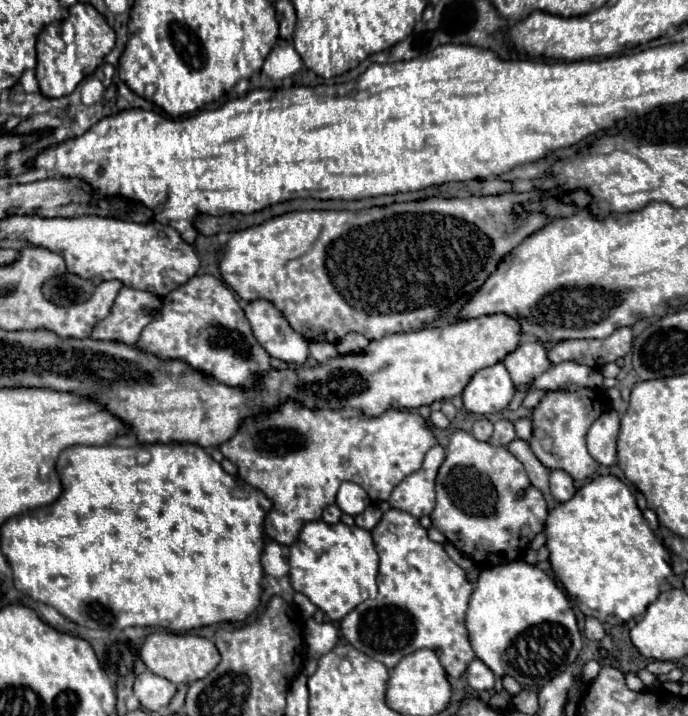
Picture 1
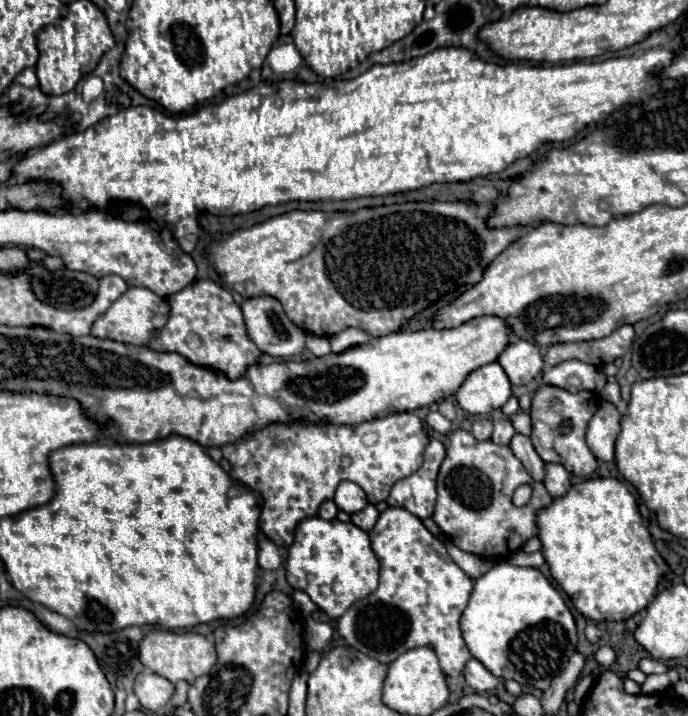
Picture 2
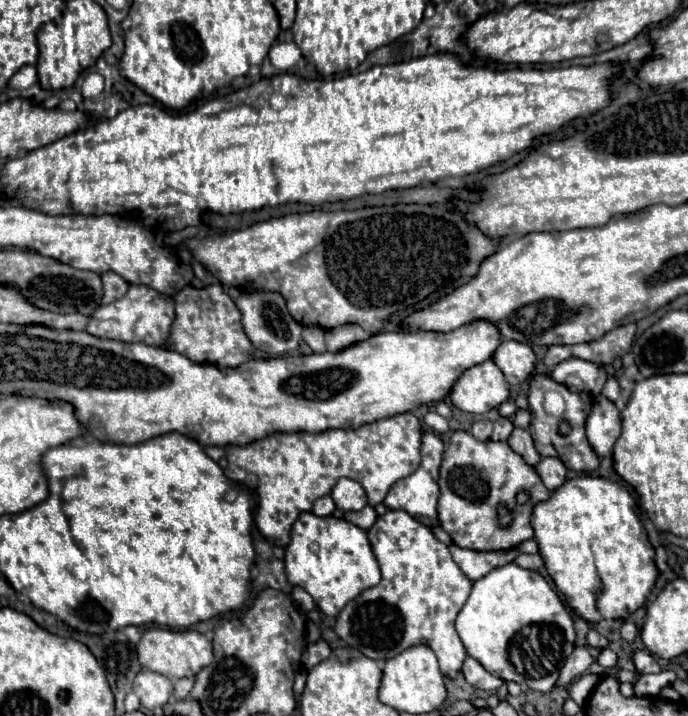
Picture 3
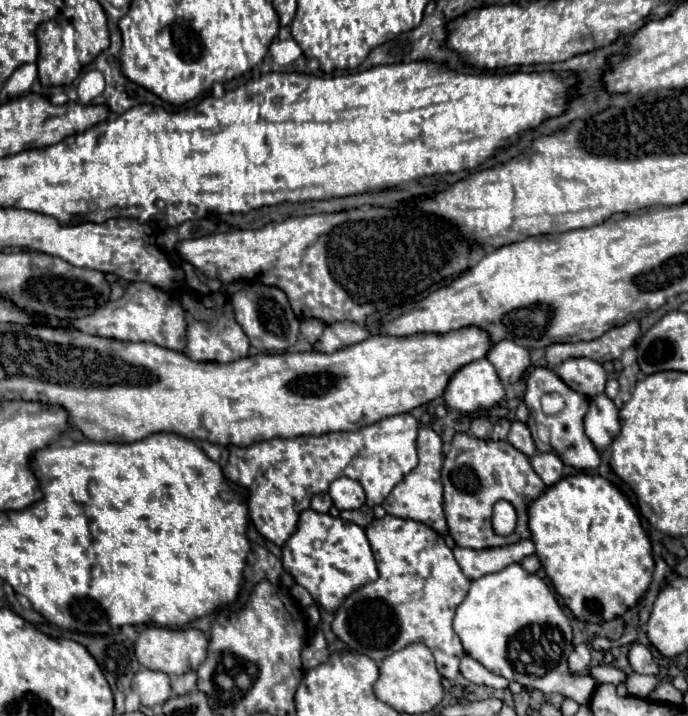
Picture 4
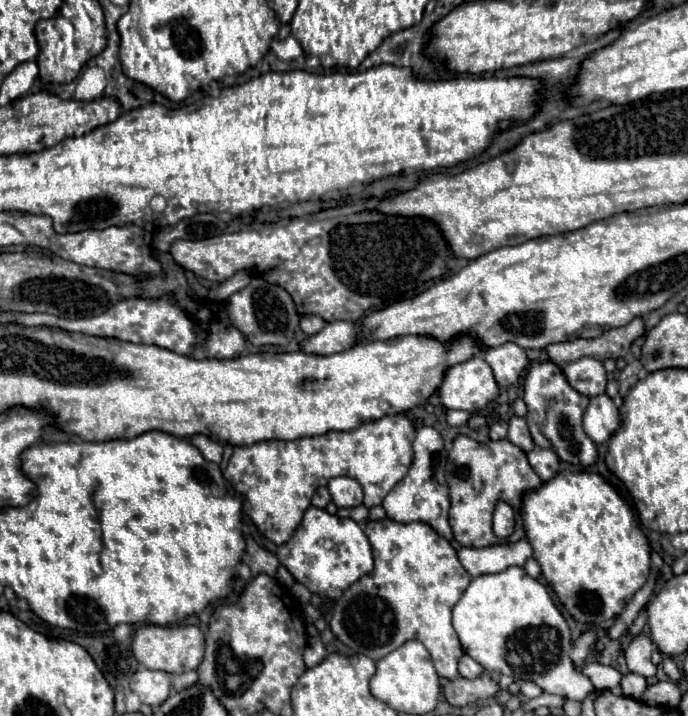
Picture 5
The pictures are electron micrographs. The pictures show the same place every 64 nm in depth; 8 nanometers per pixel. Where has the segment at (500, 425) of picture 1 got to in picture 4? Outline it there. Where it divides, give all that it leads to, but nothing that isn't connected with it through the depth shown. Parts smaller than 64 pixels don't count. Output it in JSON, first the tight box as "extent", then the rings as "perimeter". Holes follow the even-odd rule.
{"extent":[490,420,510,440],"perimeter":[[[498,420],[498,422],[494,424],[494,430],[492,430],[490,438],[492,438],[492,440],[506,440],[508,432],[510,432],[510,422],[508,422],[508,420]]]}

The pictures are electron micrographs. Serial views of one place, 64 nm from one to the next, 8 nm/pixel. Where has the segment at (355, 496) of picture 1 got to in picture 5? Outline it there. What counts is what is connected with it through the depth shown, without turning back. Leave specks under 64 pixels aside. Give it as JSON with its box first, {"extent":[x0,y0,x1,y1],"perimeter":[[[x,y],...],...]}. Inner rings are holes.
{"extent":[328,476,364,508],"perimeter":[[[348,476],[332,478],[328,482],[328,490],[330,490],[332,502],[338,508],[354,508],[354,506],[360,506],[362,504],[362,498],[364,498],[362,486],[354,478],[348,478]]]}

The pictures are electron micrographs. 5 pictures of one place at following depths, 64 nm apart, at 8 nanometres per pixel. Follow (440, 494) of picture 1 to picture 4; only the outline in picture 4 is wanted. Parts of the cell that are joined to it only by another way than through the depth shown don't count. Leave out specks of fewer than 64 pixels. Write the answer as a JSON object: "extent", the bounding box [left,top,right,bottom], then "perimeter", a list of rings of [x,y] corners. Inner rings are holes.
{"extent":[442,432,546,550],"perimeter":[[[458,432],[452,438],[452,448],[442,466],[442,486],[448,534],[458,546],[474,550],[508,546],[530,538],[528,506],[546,490],[544,482],[530,466],[530,460],[520,450],[512,448],[512,444],[506,440],[478,440],[464,432]],[[498,500],[508,500],[518,512],[516,530],[508,536],[498,536],[492,528],[492,506]]]}

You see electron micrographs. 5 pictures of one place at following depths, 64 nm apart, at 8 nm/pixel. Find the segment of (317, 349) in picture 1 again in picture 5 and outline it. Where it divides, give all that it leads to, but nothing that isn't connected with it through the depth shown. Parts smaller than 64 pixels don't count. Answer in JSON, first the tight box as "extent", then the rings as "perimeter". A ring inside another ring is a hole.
{"extent":[300,316,324,336],"perimeter":[[[302,316],[300,318],[300,328],[302,328],[302,332],[306,334],[306,336],[314,336],[314,334],[318,334],[322,328],[324,328],[324,320],[320,318],[320,316]]]}

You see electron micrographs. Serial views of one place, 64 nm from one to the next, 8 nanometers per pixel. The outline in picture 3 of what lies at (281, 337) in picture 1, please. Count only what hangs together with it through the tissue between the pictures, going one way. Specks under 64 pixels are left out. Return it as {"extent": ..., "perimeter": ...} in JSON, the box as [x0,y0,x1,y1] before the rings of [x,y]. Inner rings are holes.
{"extent":[236,292,302,356],"perimeter":[[[252,292],[252,294],[240,294],[236,300],[238,310],[242,312],[242,326],[250,342],[272,356],[282,356],[300,346],[302,340],[302,326],[288,314],[284,298],[276,292]]]}

